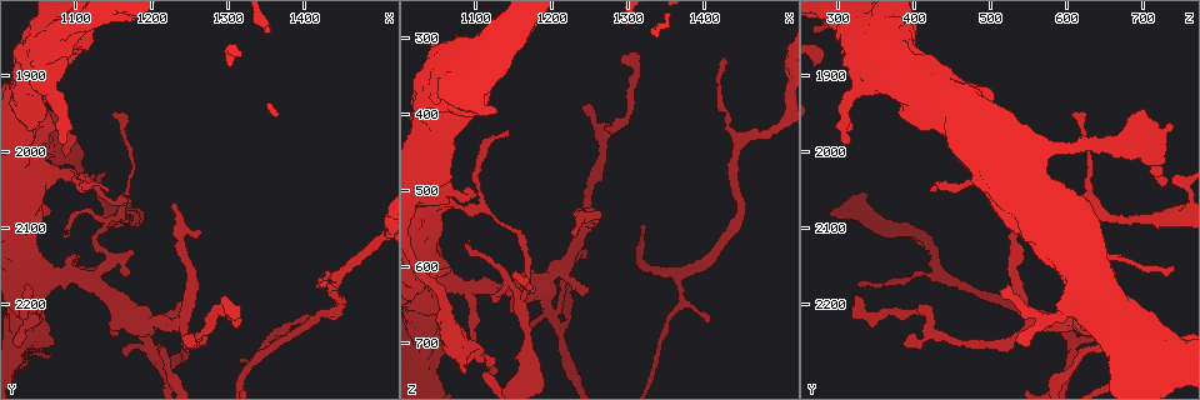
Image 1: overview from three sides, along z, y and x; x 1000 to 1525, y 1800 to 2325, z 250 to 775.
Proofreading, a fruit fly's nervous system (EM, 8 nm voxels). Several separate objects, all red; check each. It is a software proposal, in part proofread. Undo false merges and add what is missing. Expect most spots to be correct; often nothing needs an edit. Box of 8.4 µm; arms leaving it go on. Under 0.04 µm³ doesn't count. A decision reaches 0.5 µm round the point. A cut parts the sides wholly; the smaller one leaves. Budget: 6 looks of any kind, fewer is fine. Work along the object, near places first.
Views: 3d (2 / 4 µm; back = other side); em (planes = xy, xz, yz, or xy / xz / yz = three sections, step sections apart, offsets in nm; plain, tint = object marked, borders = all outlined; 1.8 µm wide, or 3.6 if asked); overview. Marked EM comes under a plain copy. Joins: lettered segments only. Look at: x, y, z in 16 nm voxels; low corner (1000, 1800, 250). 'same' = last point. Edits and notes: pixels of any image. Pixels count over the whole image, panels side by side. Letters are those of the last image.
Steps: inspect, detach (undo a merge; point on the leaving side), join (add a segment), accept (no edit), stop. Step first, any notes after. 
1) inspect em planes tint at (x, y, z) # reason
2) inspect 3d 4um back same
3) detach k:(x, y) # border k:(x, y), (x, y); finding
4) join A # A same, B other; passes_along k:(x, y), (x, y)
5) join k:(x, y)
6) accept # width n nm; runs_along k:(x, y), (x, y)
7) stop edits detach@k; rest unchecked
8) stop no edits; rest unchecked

inspect em xy step 4 tint at (1295, 2190, 325) # an open end

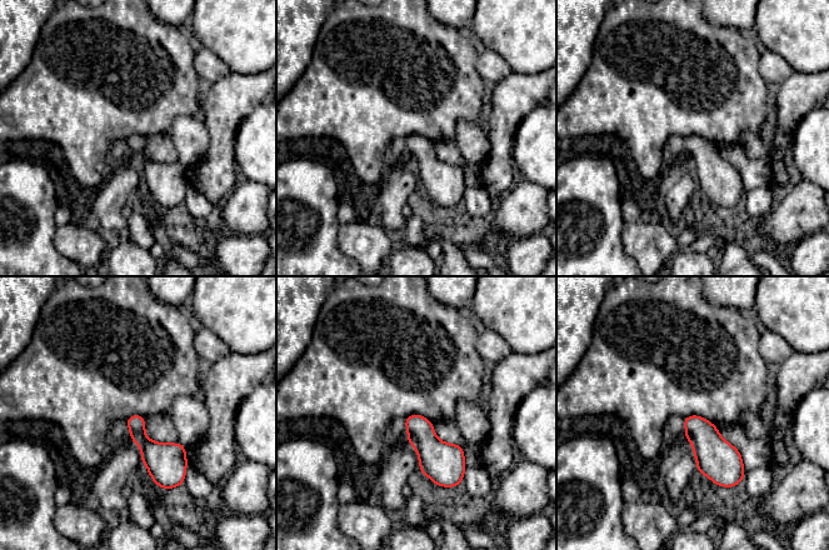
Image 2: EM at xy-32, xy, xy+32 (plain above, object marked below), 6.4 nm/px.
inspect em planes borders same # another direction

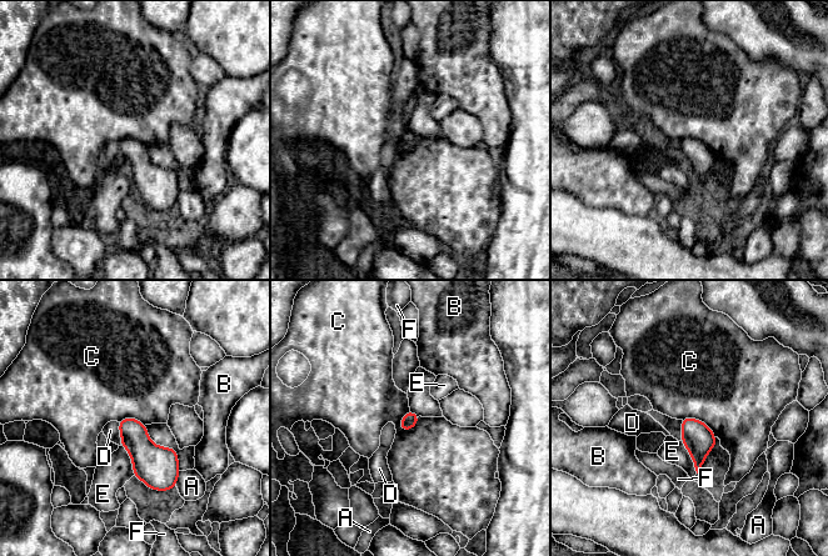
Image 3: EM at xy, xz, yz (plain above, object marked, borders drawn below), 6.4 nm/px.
accept # A other, B other, C other, D other, E other, F other; border 3:(419, 416), (410, 429), (399, 427); no lettered segment goes on from it

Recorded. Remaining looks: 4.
inspect em planes borders at (1085, 1850, 300) # thick end

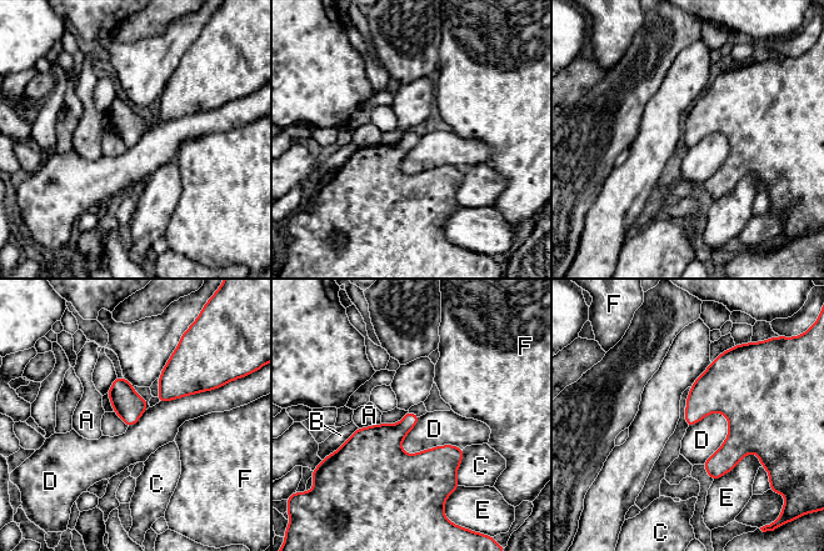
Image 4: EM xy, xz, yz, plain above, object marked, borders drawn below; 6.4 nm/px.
accept # A other, B other, C other, D other, E other, F other; none of them fits

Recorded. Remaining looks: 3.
inspect 3d 4um at (1120, 2040, 740) # sharp bend

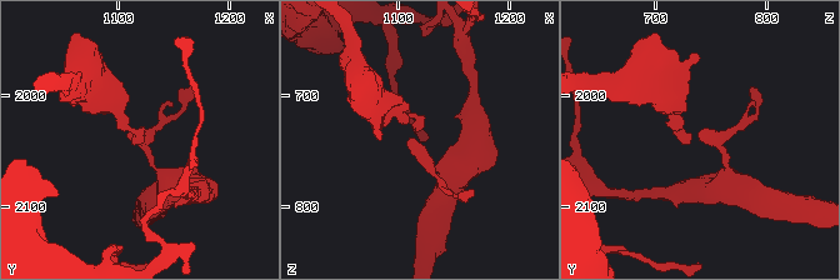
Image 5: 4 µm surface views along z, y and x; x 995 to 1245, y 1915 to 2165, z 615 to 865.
inspect em xz step 8 tint at (1114, 2038, 738)

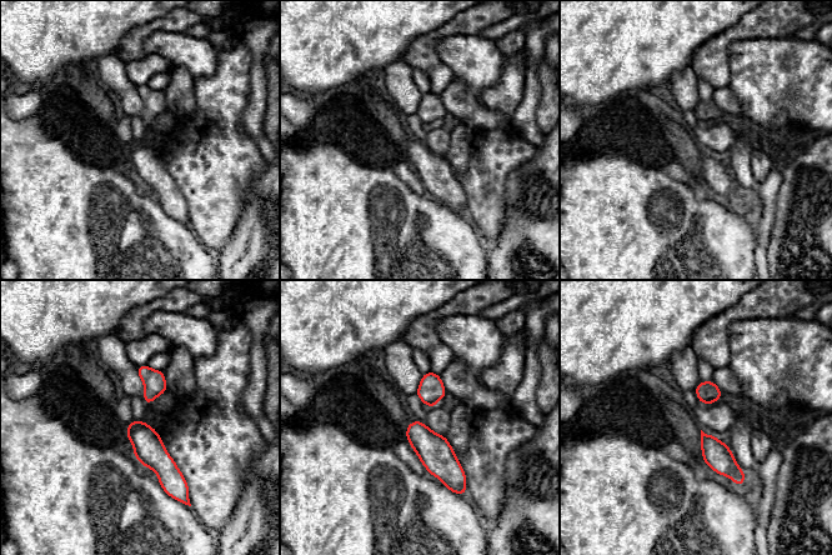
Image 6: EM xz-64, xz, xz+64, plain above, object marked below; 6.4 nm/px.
inspect em yz step 8 borders same # cut it another way

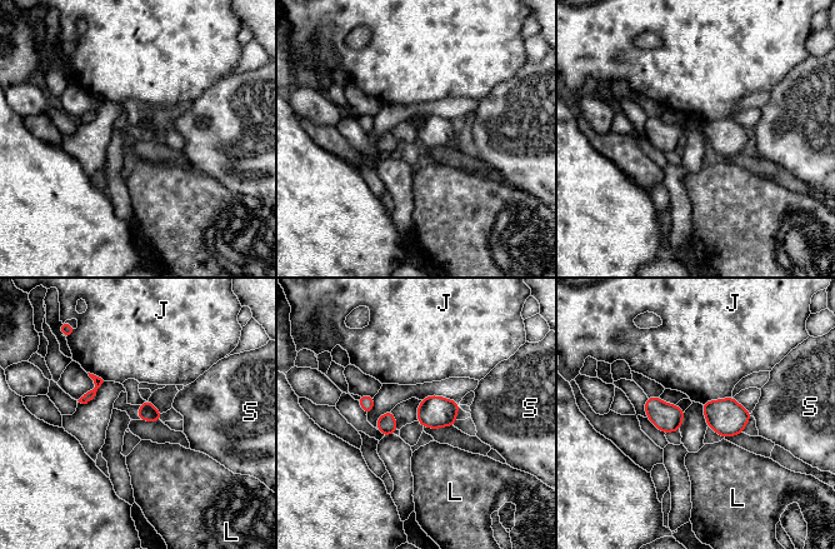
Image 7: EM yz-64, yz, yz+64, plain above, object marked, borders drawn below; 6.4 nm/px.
accept # J other, L other, S other; border 7:(731, 395), (701, 404); one neuron here

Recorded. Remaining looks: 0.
stop no edits; rest unchecked

